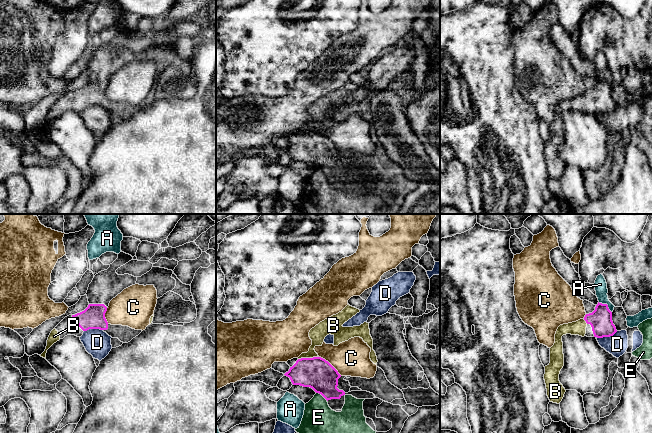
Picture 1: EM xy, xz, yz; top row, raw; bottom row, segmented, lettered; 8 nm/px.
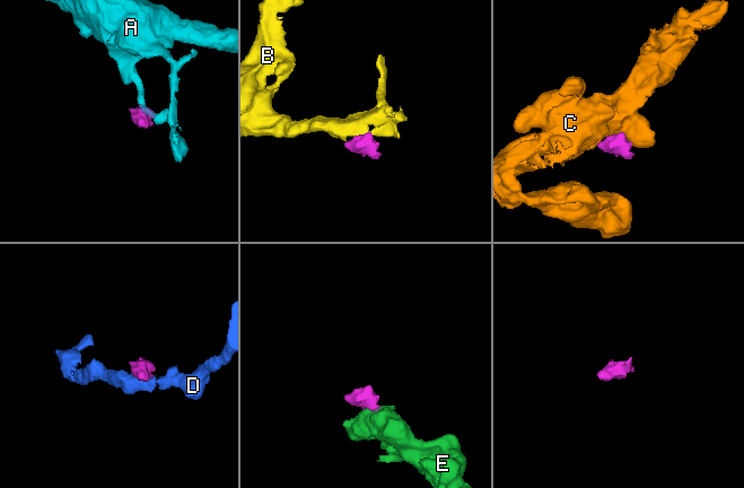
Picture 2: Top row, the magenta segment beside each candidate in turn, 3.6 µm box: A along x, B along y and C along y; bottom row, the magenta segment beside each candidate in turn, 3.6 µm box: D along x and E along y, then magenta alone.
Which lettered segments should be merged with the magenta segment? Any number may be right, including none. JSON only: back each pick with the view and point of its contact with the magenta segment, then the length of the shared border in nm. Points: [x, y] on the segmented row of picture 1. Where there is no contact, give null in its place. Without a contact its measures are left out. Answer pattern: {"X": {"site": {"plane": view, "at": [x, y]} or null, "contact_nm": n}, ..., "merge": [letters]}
{"B": {"site": {"plane": "xz", "at": [308, 358]}, "contact_nm": 170}, "merge": ["B"]}

